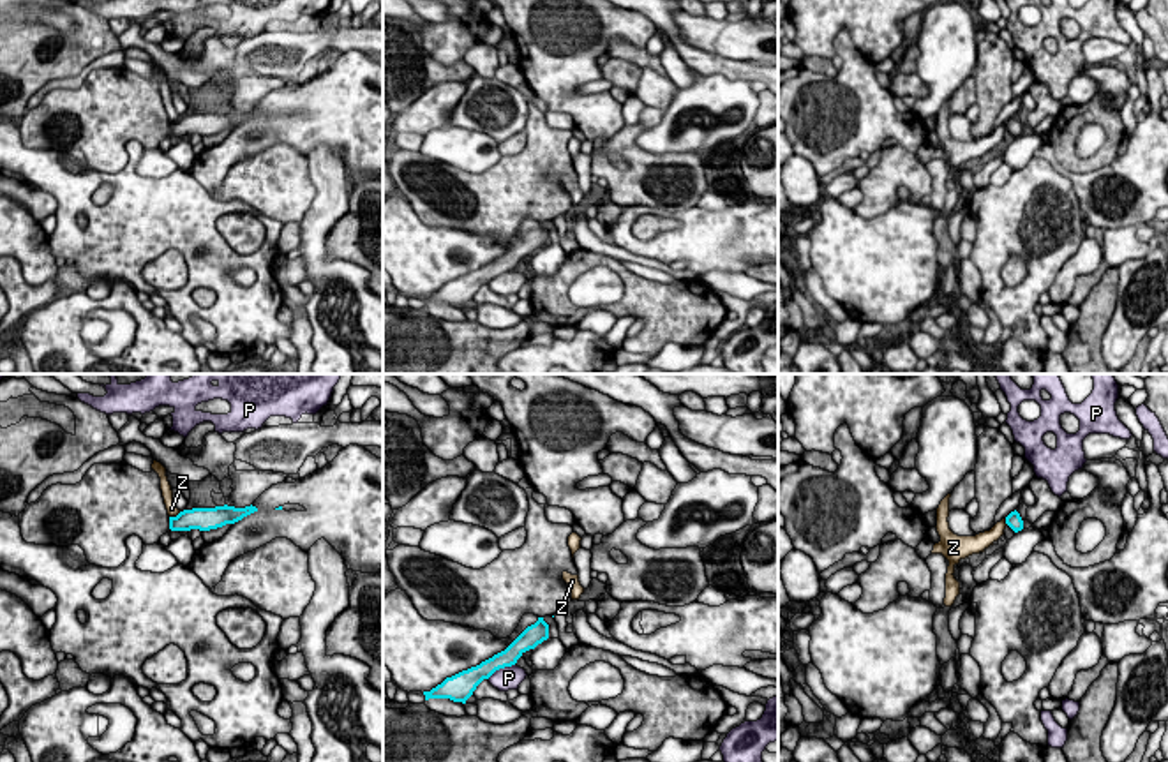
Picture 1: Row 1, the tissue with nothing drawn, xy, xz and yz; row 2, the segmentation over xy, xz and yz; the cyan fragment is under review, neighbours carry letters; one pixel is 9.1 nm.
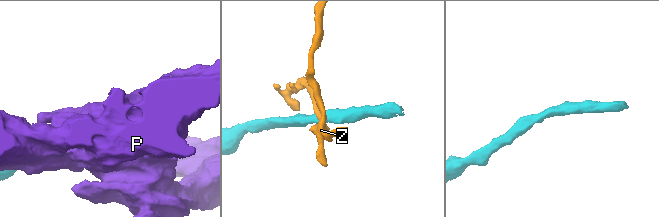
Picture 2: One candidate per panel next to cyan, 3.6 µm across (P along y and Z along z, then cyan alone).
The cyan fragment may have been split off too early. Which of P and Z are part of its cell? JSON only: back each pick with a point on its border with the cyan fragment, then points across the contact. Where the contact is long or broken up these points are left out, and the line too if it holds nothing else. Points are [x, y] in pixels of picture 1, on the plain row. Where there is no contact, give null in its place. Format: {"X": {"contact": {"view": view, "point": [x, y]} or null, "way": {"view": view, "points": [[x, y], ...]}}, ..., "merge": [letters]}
{"merge": []}

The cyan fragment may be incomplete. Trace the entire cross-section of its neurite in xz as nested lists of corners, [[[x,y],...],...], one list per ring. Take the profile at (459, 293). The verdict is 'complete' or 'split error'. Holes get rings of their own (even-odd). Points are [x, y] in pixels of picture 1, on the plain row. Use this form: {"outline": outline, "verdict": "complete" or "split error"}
{"outline": [[[538,222],[538,226],[528,231],[505,256],[494,259],[492,263],[482,266],[476,272],[446,282],[431,296],[423,296],[425,305],[450,303],[453,307],[466,309],[466,305],[473,300],[473,296],[483,284],[489,284],[499,273],[515,270],[526,256],[535,254],[547,243],[549,229],[543,226],[543,222]]], "verdict": "complete"}

